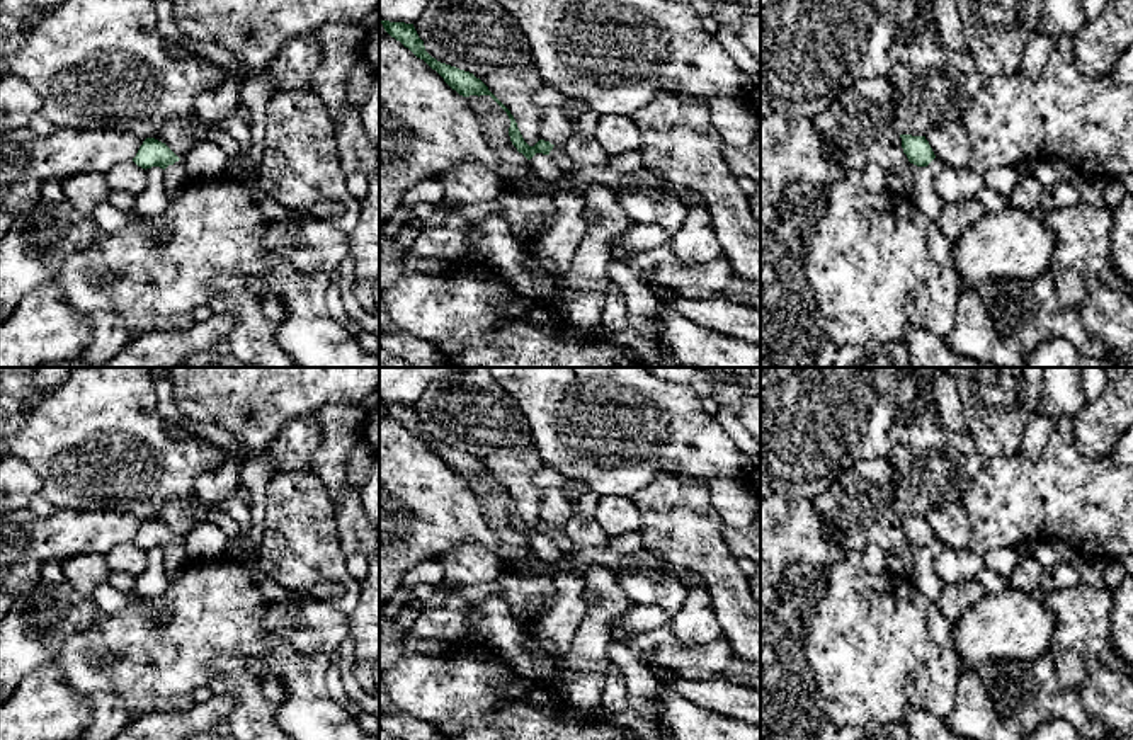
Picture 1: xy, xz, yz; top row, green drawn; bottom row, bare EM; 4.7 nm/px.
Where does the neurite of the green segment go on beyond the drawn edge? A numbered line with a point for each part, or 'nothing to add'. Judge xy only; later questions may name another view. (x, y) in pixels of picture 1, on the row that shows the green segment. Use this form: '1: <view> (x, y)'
1: xy (176, 177)

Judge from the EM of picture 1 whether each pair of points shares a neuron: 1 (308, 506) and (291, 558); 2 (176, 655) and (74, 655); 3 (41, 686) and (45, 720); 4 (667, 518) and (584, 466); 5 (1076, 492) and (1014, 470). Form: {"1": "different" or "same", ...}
{"1": "same", "2": "same", "3": "same", "4": "different", "5": "same"}

